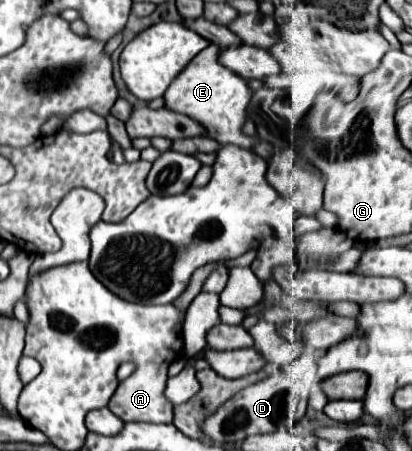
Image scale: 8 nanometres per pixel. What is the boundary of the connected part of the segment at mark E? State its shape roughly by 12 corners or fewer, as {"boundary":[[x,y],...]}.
{"boundary":[[210,44],[164,94],[220,144],[252,150],[254,92]]}

